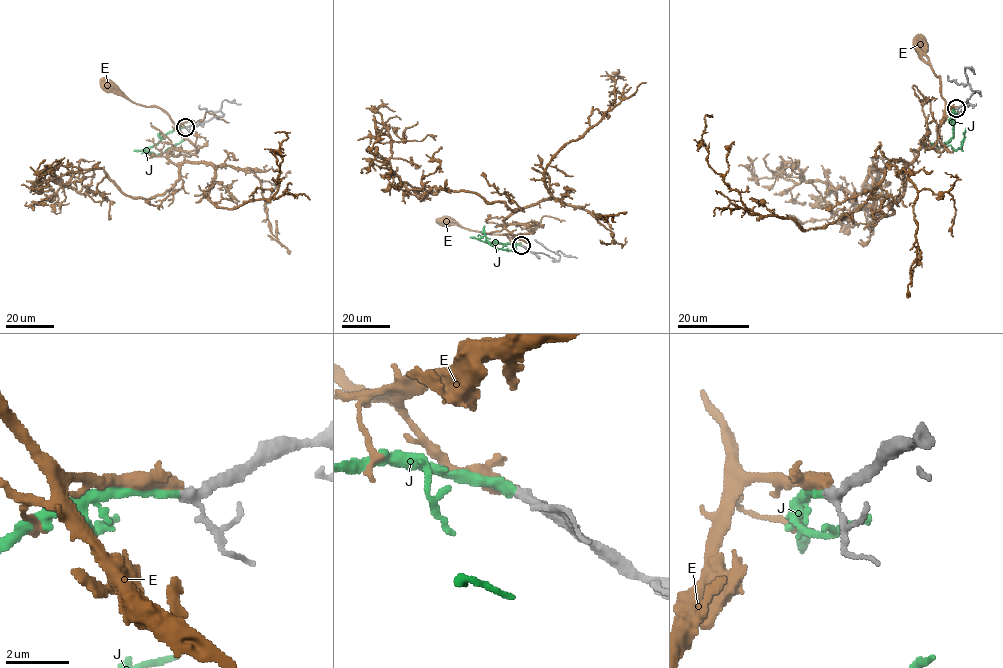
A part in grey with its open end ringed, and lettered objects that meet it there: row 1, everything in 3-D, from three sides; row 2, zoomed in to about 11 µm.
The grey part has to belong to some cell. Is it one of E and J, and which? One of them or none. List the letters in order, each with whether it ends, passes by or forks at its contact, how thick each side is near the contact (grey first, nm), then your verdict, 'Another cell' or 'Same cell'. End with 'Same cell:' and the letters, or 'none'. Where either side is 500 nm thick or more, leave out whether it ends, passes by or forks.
E: It ends there. Thickness 240 nm (grey) against 380 nm. Another cell
J: It ends there. Thickness 260 nm (grey) against 320 nm. Same cell
Same cell: J

